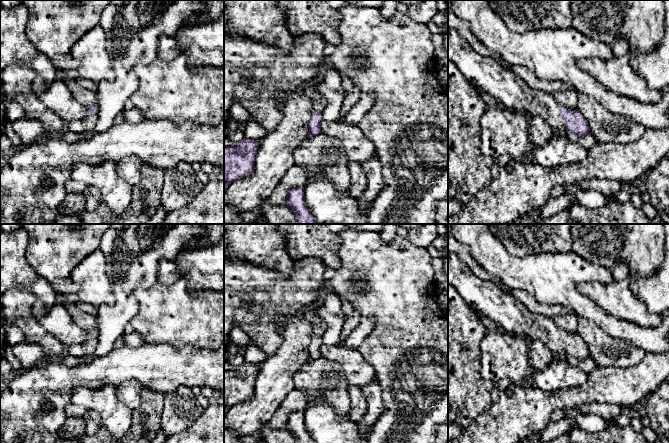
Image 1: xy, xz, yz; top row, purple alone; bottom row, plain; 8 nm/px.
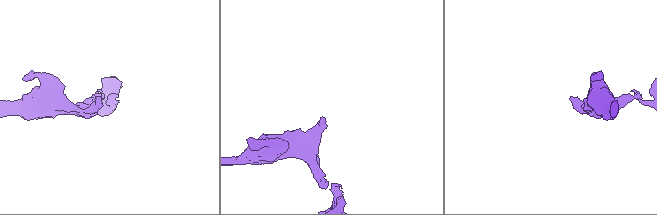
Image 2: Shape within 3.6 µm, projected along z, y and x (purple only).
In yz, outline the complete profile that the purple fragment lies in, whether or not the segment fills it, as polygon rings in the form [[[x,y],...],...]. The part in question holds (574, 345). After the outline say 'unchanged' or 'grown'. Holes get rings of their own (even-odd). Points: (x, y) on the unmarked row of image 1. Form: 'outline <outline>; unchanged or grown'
outline [[[448,252],[448,283],[460,296],[485,317],[498,323],[501,328],[510,333],[526,337],[529,341],[540,340],[554,354],[565,352],[577,360],[591,358],[587,344],[579,334],[570,334],[560,329],[551,319],[544,315],[531,312],[521,301],[510,293],[505,293],[492,281],[477,277],[462,260],[452,252]]]; grown

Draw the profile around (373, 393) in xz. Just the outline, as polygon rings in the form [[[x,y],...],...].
[[[372,382],[360,388],[366,398],[367,408],[364,417],[357,423],[362,434],[369,434],[382,413],[382,389],[378,382]]]

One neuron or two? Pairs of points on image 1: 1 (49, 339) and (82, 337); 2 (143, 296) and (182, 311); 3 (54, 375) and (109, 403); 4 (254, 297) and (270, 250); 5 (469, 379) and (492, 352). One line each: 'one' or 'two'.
1: two
2: one
3: two
4: two
5: two

